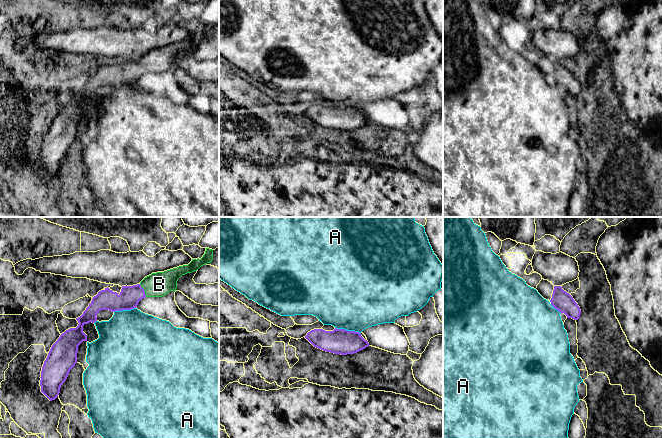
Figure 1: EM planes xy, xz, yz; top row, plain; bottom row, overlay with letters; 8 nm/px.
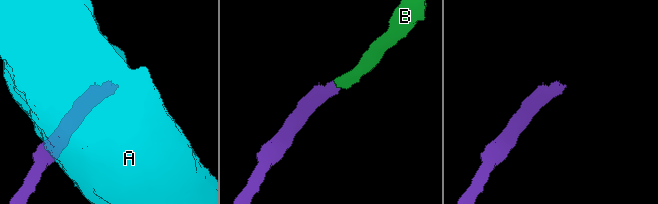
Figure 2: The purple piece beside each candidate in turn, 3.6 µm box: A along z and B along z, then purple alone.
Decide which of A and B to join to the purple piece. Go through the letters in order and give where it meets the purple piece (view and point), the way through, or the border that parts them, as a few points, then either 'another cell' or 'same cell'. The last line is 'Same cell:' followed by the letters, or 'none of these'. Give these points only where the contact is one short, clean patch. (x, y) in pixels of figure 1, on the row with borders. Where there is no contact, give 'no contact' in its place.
A: meets purple in xz at (347, 330); border along xz (335, 327), (354, 330), (360, 333); another cell
B: meets purple in xy at (144, 290); runs through xy (129, 297), (144, 290), (159, 284); same cell
Same cell: B

